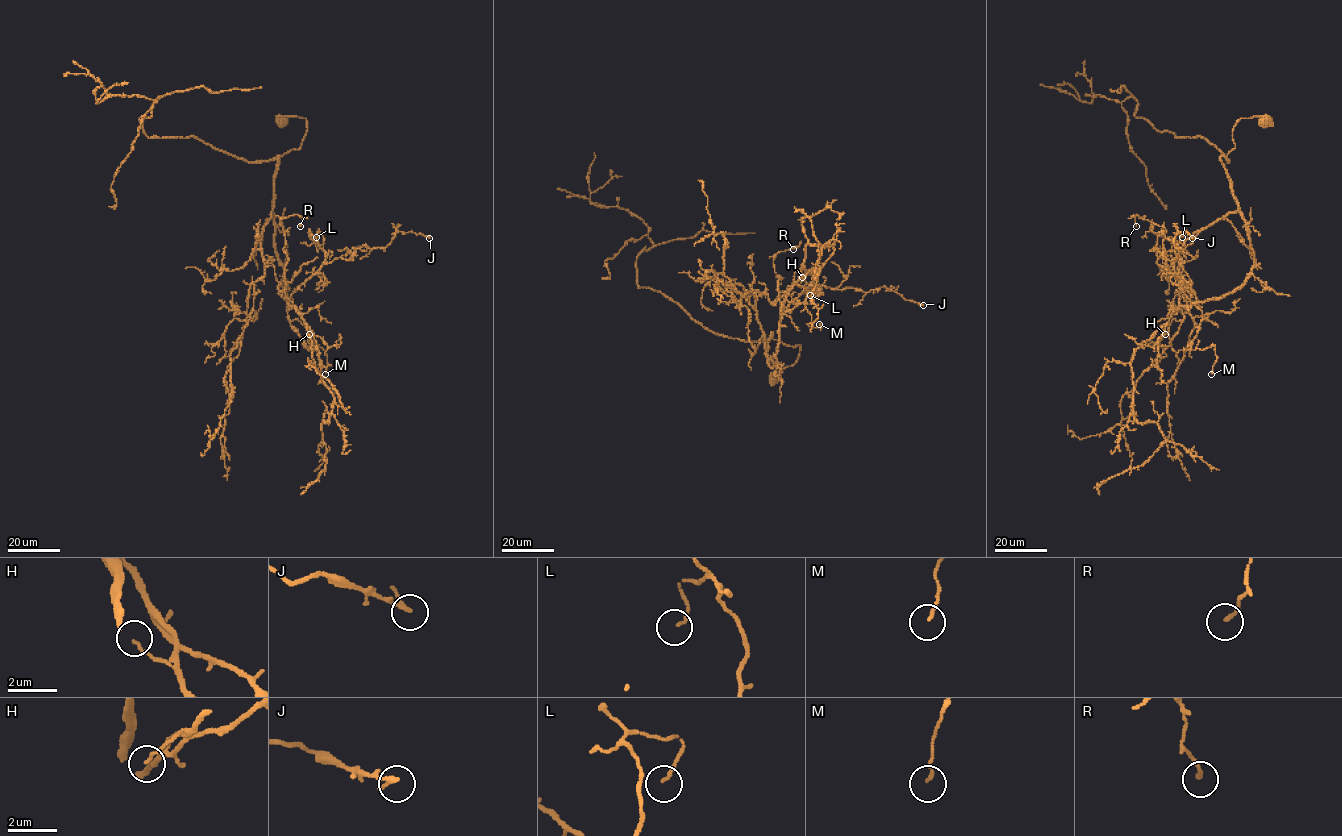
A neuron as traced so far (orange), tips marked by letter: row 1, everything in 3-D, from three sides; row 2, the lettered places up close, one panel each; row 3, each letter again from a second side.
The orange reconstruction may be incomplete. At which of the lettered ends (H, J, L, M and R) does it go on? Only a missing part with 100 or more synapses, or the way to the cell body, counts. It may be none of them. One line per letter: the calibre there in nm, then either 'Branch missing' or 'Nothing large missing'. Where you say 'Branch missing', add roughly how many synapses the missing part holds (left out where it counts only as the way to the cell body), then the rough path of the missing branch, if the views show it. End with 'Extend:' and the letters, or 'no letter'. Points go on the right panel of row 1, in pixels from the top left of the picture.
H: Thickness 110 nm. Nothing large missing
J: Thickness 170 nm. Nothing large missing
L: Thickness 110 nm. Nothing large missing
M: Thickness 110 nm. Nothing large missing
R: Thickness 150 nm. Nothing large missing
Extend: no letter

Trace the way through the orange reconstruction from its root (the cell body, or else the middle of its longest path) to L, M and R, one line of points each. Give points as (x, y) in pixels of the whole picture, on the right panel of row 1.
L: (1262, 120), (1240, 118), (1234, 148), (1220, 157), (1254, 255), (1250, 276), (1198, 301), (1173, 266), (1182, 237)
M: (1262, 120), (1240, 118), (1220, 157), (1254, 264), (1241, 286), (1195, 305), (1190, 348), (1214, 345), (1211, 374)
R: (1262, 120), (1240, 118), (1220, 157), (1237, 209), (1185, 241), (1189, 291), (1163, 228), (1136, 226)

